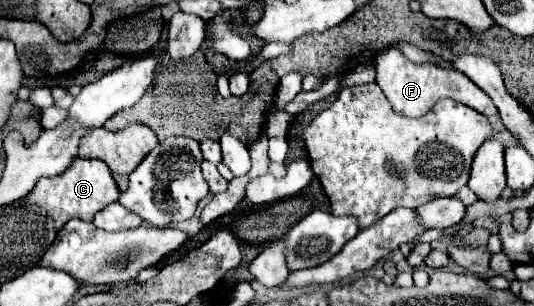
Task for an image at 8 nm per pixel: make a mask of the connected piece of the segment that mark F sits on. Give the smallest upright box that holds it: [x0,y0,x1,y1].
[375,49,497,117]

